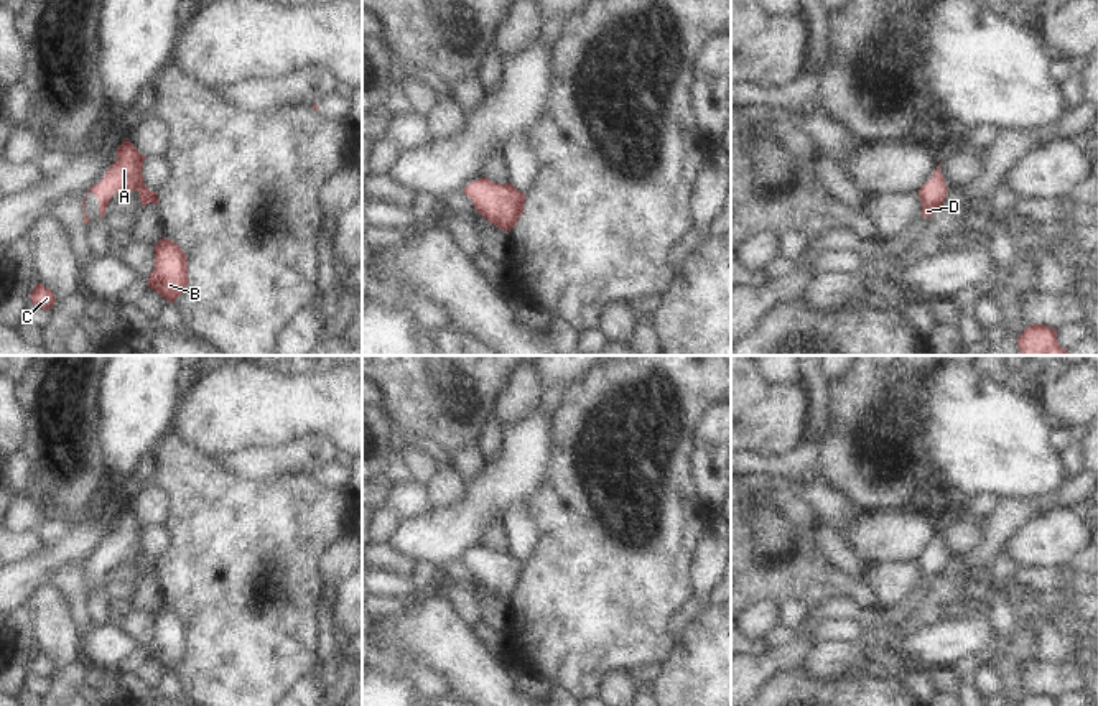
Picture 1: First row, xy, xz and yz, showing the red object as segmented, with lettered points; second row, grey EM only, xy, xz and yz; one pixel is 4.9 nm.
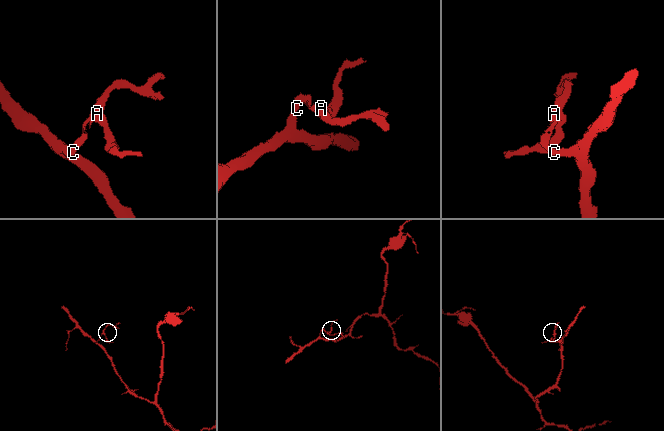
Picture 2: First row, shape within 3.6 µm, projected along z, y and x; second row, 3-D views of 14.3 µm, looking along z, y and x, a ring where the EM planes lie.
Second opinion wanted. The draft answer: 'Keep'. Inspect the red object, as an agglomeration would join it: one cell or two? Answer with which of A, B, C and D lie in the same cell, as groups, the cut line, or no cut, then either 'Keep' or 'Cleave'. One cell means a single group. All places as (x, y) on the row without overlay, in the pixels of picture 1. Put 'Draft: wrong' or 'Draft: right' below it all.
Groups: A B C D. No split. Keep.
Draft: right

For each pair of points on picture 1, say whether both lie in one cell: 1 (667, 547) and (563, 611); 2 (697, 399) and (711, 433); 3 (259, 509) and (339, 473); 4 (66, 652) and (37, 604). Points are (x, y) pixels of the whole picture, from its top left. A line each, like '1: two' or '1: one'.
1: one
2: two
3: two
4: one

